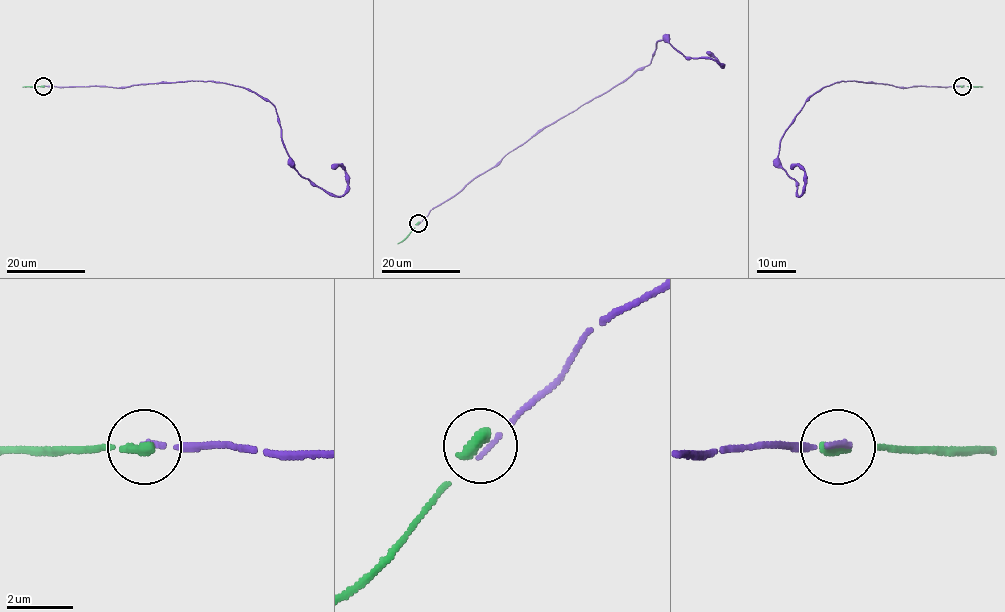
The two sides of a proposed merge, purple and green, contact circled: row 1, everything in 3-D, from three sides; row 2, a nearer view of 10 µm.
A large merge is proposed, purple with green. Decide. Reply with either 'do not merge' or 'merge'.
do not merge

